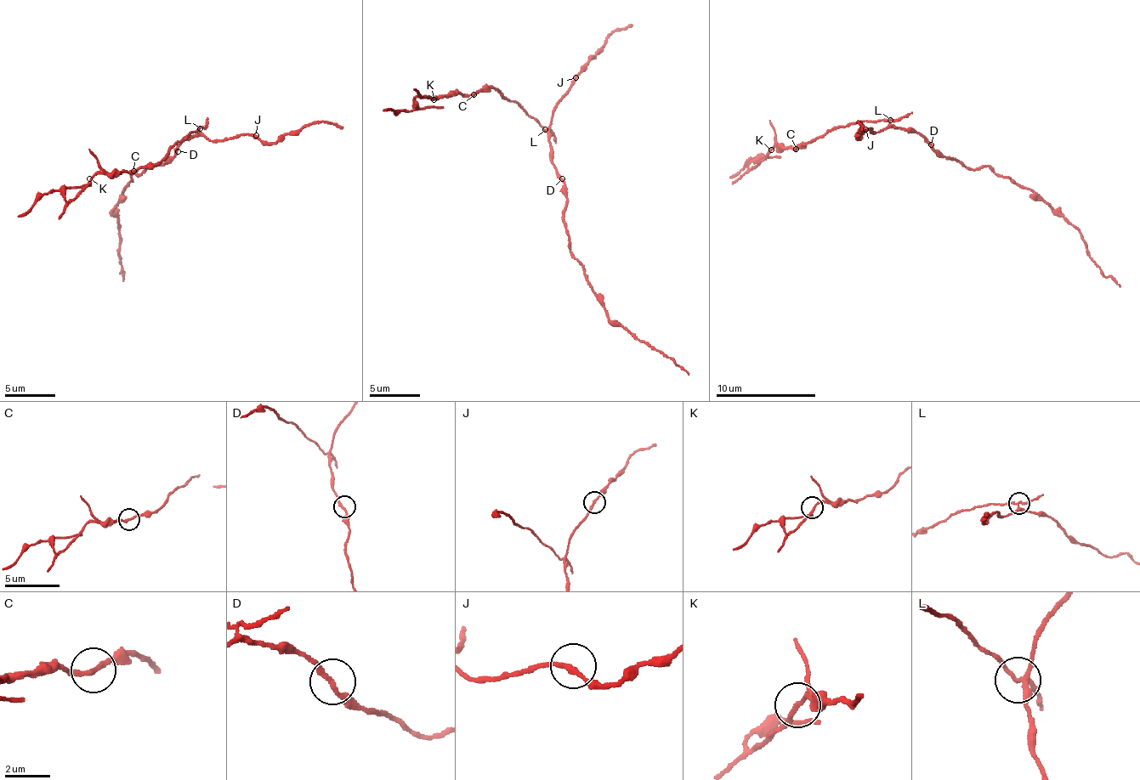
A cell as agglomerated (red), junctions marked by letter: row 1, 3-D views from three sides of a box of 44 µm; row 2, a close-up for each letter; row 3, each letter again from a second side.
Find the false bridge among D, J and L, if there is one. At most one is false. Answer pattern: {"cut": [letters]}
{"cut": ["L"]}

